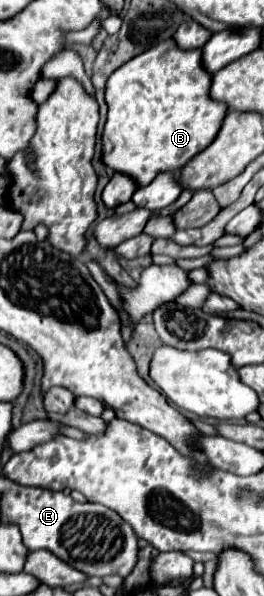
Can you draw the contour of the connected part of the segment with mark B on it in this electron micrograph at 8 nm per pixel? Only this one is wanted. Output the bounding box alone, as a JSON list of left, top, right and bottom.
[102,39,228,187]

